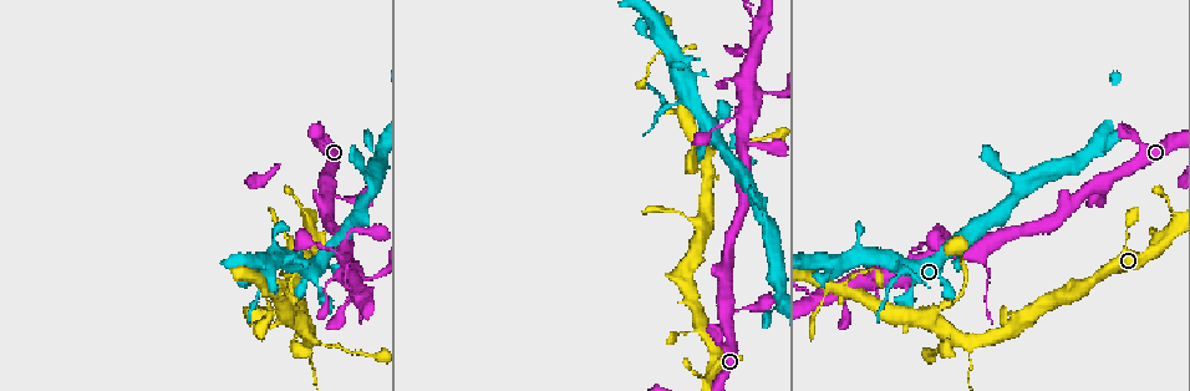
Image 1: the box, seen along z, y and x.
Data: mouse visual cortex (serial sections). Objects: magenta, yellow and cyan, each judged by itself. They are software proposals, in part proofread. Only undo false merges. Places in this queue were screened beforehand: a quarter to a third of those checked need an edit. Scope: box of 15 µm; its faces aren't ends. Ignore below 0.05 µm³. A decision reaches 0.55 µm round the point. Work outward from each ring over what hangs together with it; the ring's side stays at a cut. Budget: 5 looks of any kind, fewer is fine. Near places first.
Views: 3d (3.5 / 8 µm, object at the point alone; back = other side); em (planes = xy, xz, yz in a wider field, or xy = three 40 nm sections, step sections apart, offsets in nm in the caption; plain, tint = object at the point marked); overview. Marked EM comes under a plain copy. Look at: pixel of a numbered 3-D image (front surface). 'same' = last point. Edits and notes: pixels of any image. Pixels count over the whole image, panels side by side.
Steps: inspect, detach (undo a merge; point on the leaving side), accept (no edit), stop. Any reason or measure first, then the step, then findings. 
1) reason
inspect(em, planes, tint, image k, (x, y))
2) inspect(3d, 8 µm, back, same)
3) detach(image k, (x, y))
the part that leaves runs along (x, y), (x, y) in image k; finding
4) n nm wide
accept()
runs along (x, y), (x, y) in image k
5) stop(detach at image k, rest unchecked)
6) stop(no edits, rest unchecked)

thick turns thin
inspect(3d, 3.5 µm, image 1, (364, 277))

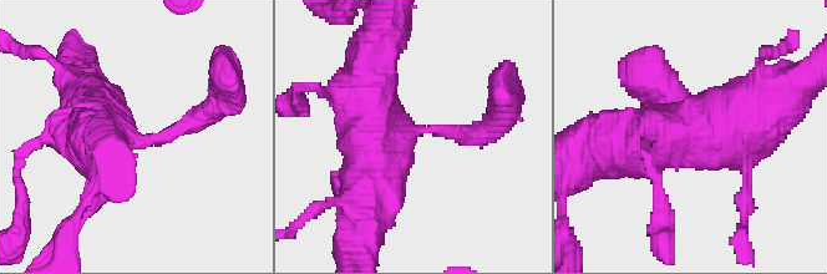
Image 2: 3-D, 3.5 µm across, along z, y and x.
accept()
one cell here

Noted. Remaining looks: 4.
inspect(3d, 3.5 µm, image 1, (894, 264))

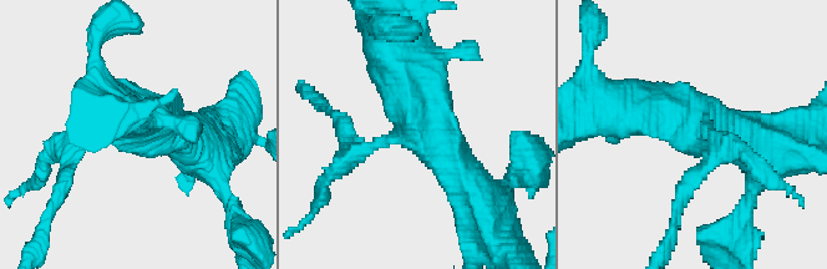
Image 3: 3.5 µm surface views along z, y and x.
3 arms; arms of 250, 600, 600 nm; need the tissue
inspect(em, xy, step 2, tint, image 3, (399, 138))

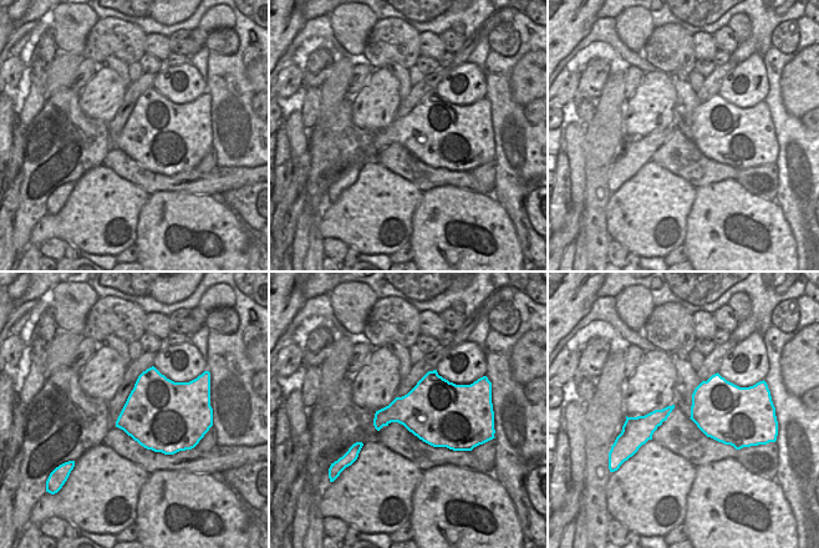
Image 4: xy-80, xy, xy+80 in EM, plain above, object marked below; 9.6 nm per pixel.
detach(image 3, (344, 155))
border along (395, 400), (395, 410), (387, 422) in image 4; two cells meet here

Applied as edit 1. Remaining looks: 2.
stop(detach at image 3, rest unchecked)

